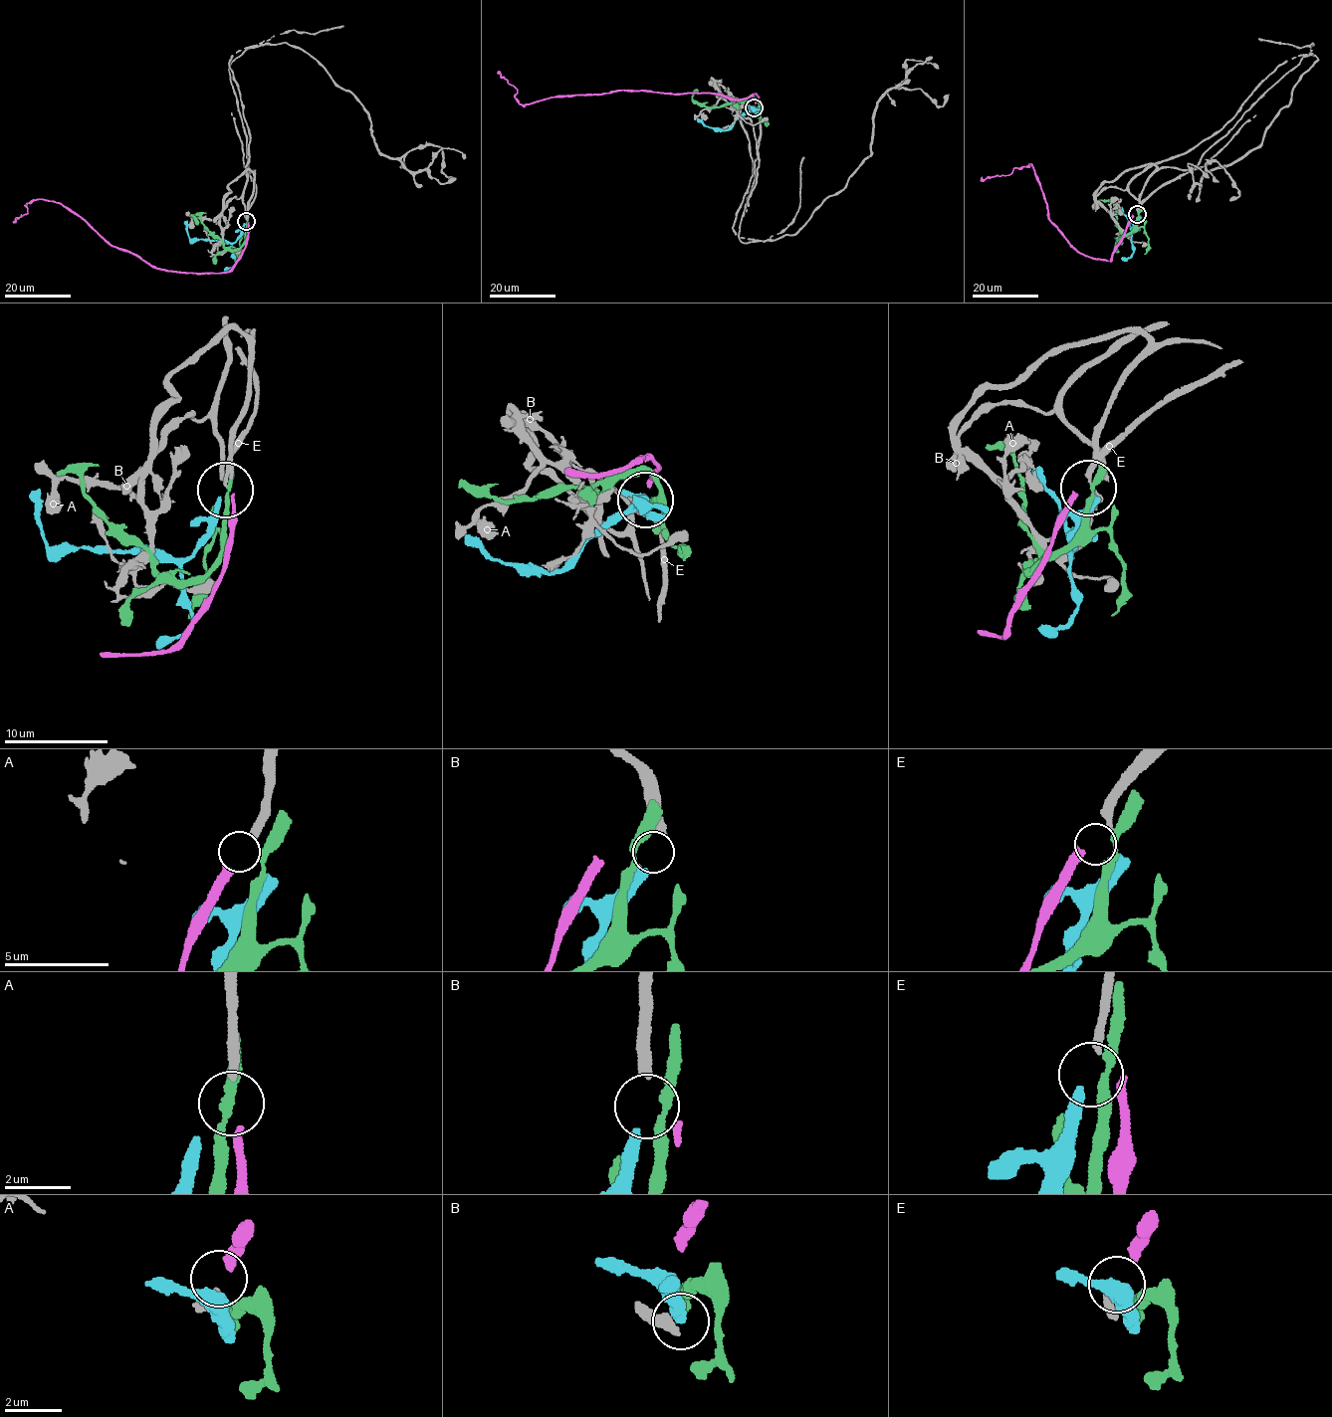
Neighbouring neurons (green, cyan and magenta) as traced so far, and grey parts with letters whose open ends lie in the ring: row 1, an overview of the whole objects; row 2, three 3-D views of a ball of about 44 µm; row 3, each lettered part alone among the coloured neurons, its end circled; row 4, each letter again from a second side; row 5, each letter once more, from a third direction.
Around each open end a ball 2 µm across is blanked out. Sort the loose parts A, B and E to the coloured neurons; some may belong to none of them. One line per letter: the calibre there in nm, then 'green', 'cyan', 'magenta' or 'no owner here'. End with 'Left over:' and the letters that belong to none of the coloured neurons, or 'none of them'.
A: 300 nm thick; magenta
B: 440 nm thick; cyan
E: 200 nm thick; no owner here
Left over: E

